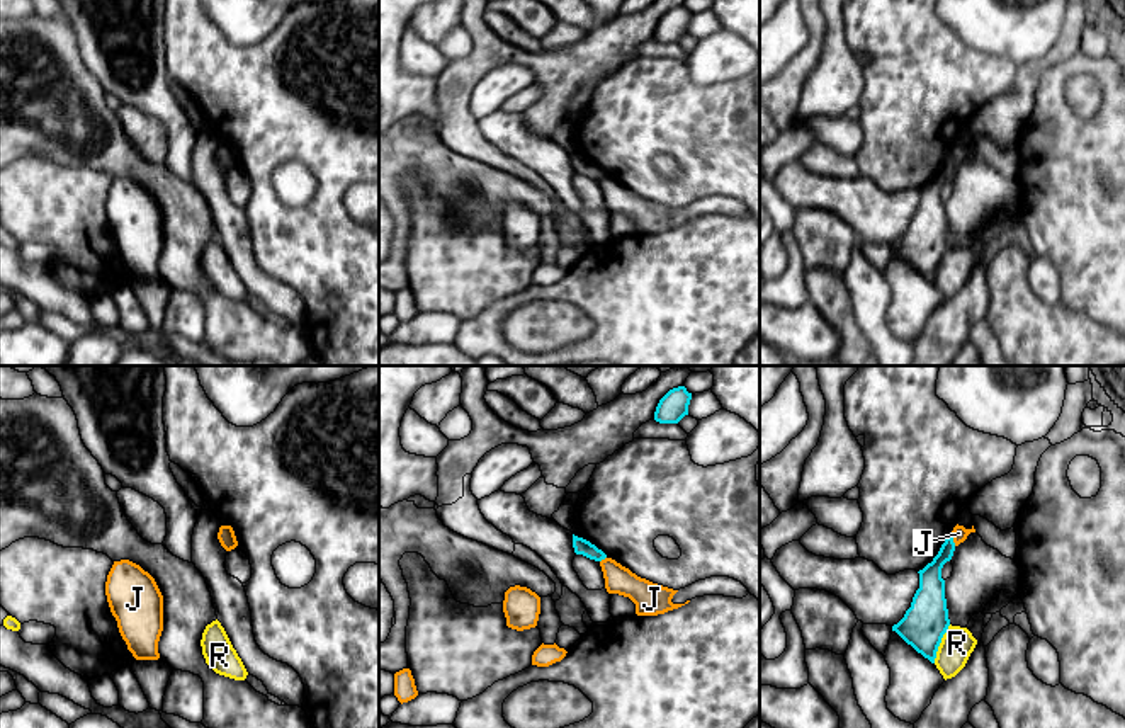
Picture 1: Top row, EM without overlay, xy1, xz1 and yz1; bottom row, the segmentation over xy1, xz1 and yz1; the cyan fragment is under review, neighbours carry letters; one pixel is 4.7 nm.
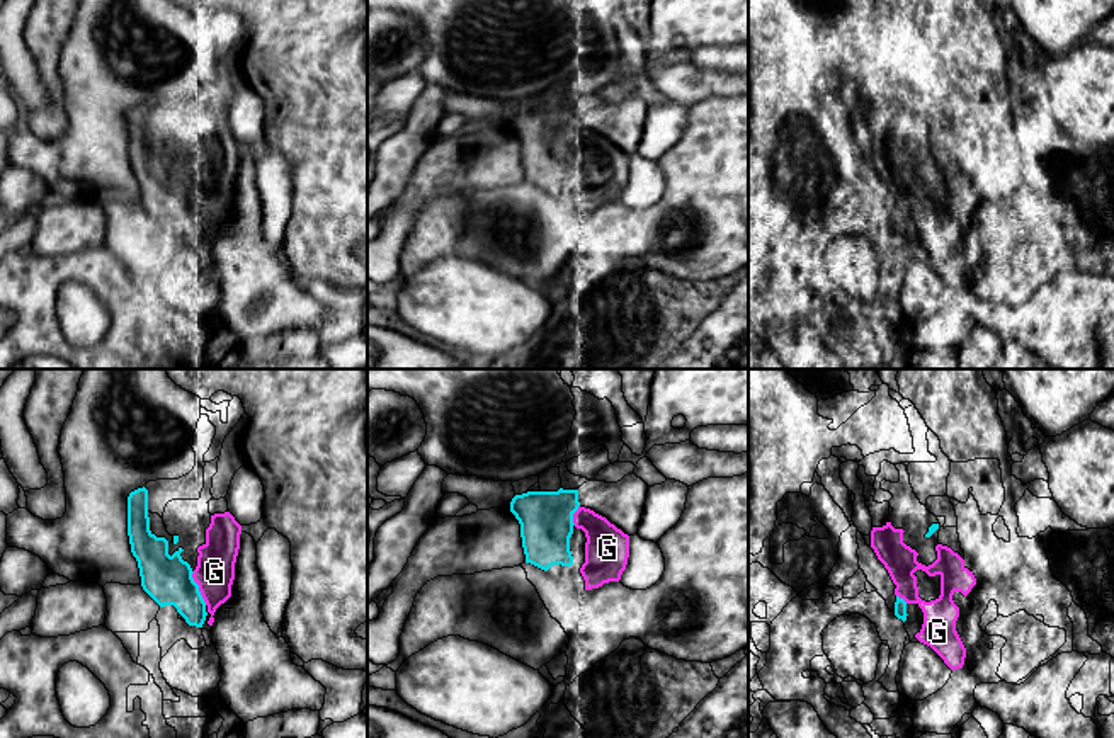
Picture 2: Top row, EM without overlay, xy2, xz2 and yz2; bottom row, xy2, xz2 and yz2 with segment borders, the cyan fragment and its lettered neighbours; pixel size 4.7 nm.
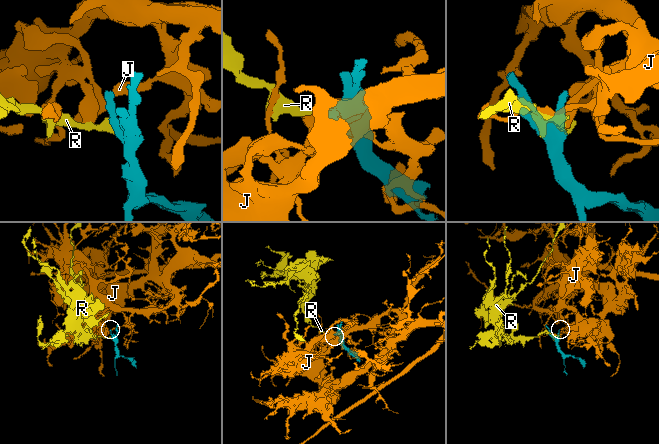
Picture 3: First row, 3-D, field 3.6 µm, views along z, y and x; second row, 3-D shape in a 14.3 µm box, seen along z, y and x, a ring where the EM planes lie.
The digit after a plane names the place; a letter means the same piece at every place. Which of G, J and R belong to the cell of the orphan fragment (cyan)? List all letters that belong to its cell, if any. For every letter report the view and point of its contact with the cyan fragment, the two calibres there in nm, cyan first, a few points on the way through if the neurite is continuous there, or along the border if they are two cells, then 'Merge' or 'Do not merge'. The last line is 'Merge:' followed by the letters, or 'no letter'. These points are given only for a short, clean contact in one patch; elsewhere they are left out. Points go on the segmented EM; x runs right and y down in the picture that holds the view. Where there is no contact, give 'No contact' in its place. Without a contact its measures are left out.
G: Touches cyan at xy2 (198, 589). Thickness 220 nm (cyan) against 190 nm. Merge
J: Touches cyan at yz1 (952, 540). Thickness 130 nm (cyan) against 70 nm. Boundary: yz1 (950, 534), (955, 545). Do not merge
R: Touches cyan at yz1 (940, 642). Thickness 200 nm (cyan) against 160 nm. Boundary: yz1 (950, 625), (933, 662). Do not merge
Merge: G

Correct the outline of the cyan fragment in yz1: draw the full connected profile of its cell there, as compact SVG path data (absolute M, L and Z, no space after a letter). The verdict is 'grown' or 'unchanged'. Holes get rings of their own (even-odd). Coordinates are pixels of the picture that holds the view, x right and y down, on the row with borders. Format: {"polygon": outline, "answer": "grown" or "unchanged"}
{"polygon": "M950 534L933 561L918 572L919 589L913 597L911 607L904 617L892 626L892 631L931 663L935 663L941 638L950 626L941 568L952 560L953 551L955 543Z", "answer": "unchanged"}

